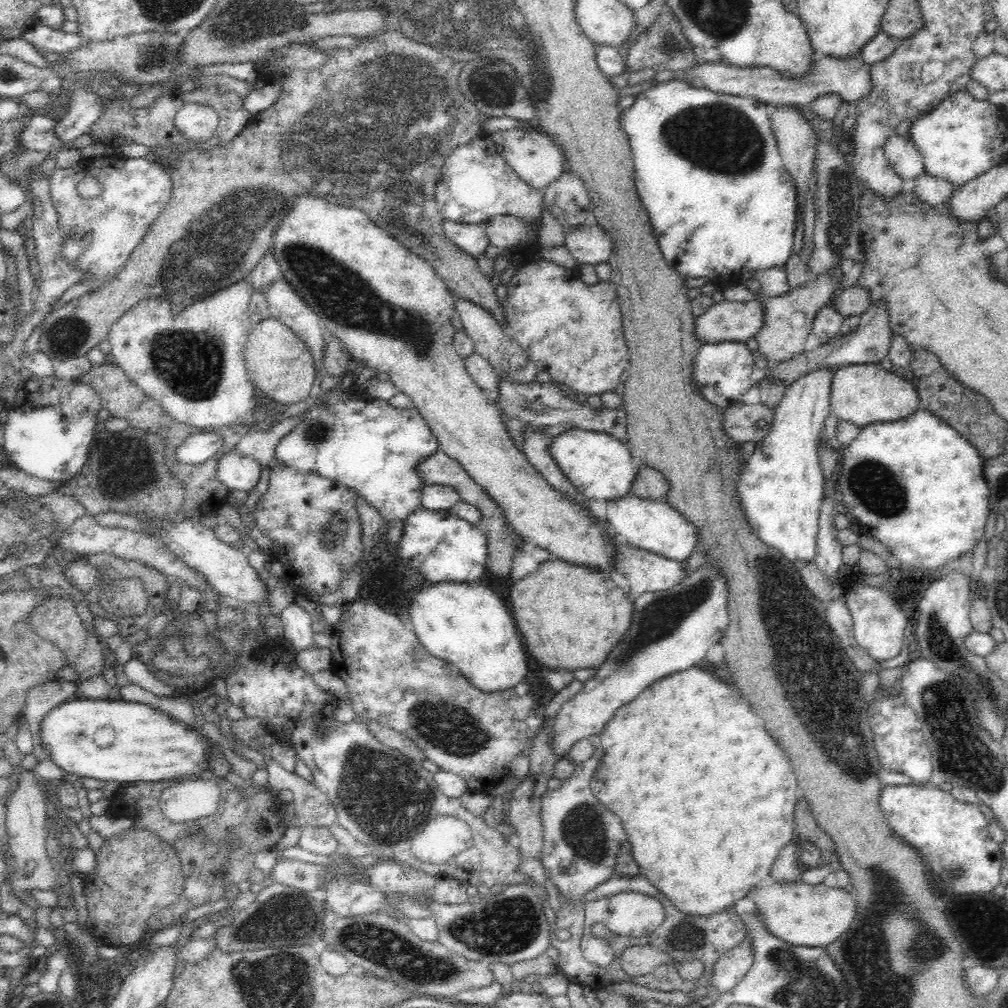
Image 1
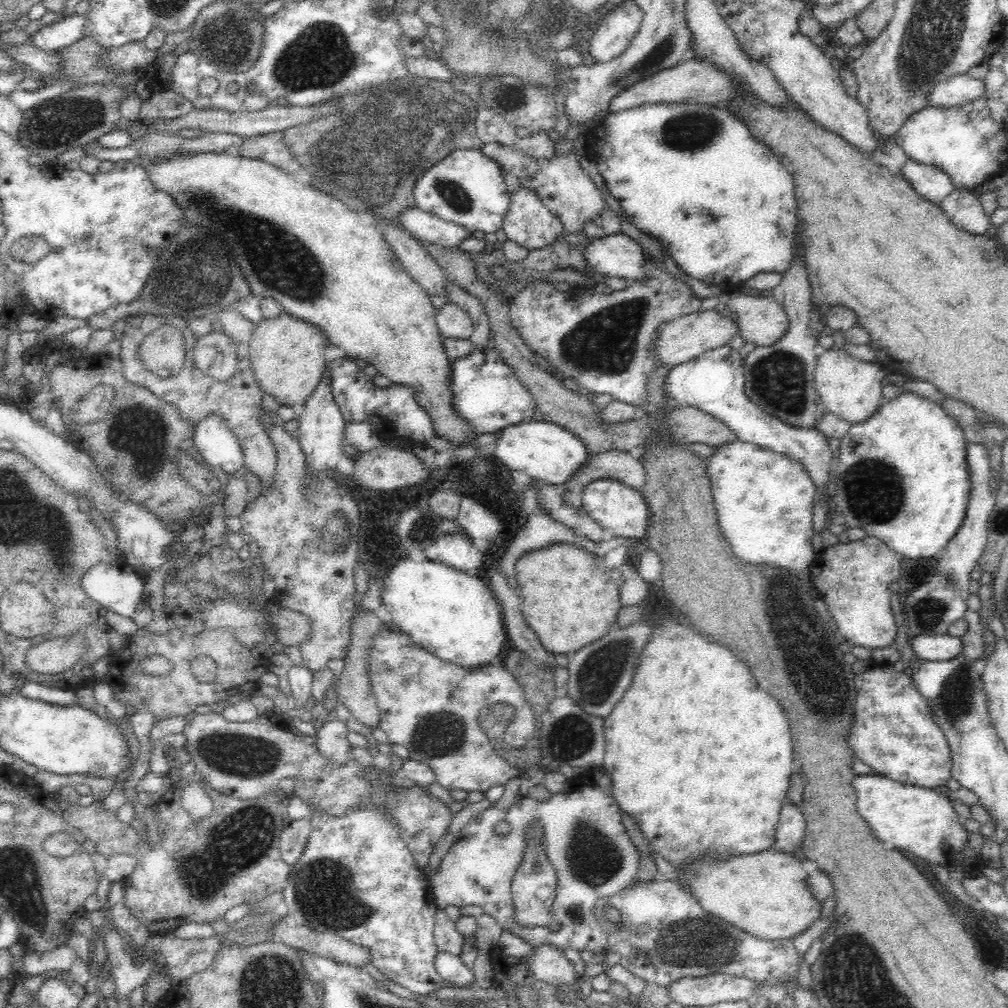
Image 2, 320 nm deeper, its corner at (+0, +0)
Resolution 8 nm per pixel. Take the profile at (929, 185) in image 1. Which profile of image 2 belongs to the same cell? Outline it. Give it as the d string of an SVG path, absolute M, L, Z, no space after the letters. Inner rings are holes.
M956 189L939 205L959 229L972 235L988 236L989 215L973 190Z

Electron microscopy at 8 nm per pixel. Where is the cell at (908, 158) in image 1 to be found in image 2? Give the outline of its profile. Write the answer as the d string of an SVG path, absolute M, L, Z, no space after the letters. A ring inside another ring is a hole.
M908 159L902 168L902 174L924 201L940 204L956 190L951 176L934 165Z

